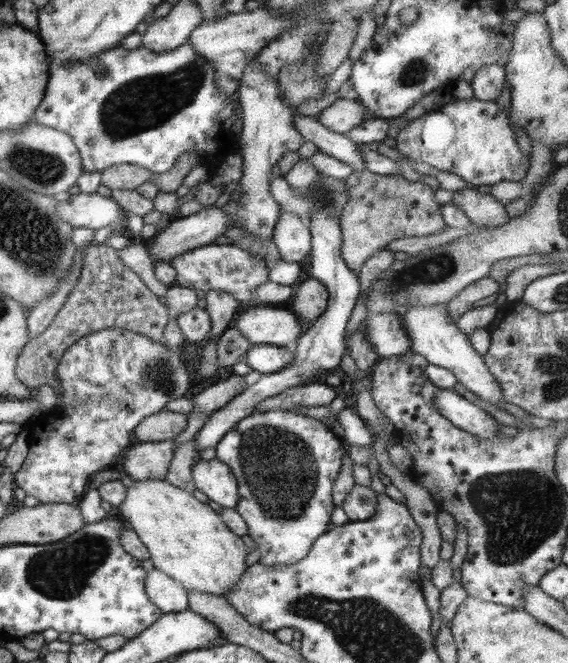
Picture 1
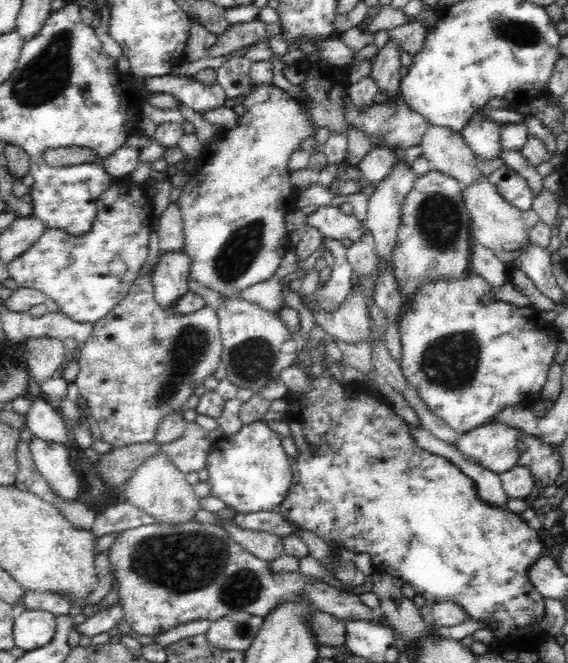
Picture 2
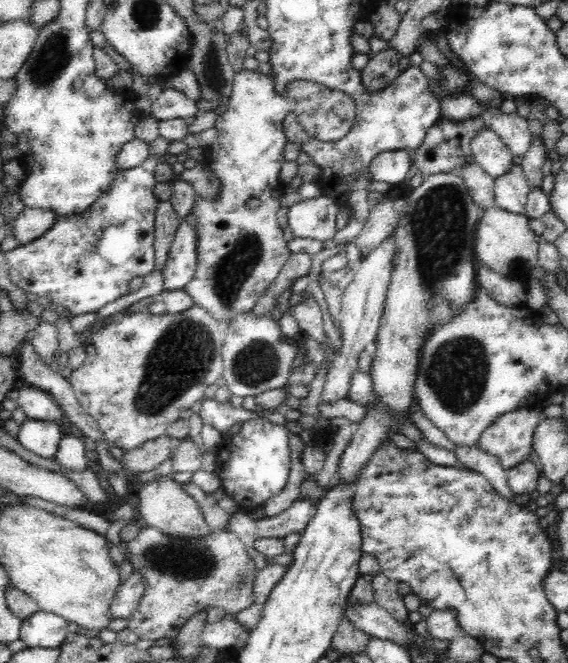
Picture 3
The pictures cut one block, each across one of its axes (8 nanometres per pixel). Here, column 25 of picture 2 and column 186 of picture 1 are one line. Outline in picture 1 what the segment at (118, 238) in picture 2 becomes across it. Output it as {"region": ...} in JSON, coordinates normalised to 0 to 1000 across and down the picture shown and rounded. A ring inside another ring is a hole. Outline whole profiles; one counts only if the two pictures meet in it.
{"region":[[[366,368],[357,374],[335,377],[326,383],[306,386],[299,400],[310,409],[310,425],[313,430],[342,437],[387,437],[412,445],[423,454],[428,465],[451,462],[447,452],[447,436],[465,428],[475,419],[477,398],[467,392],[454,392],[440,380],[426,377],[414,370]]]}

